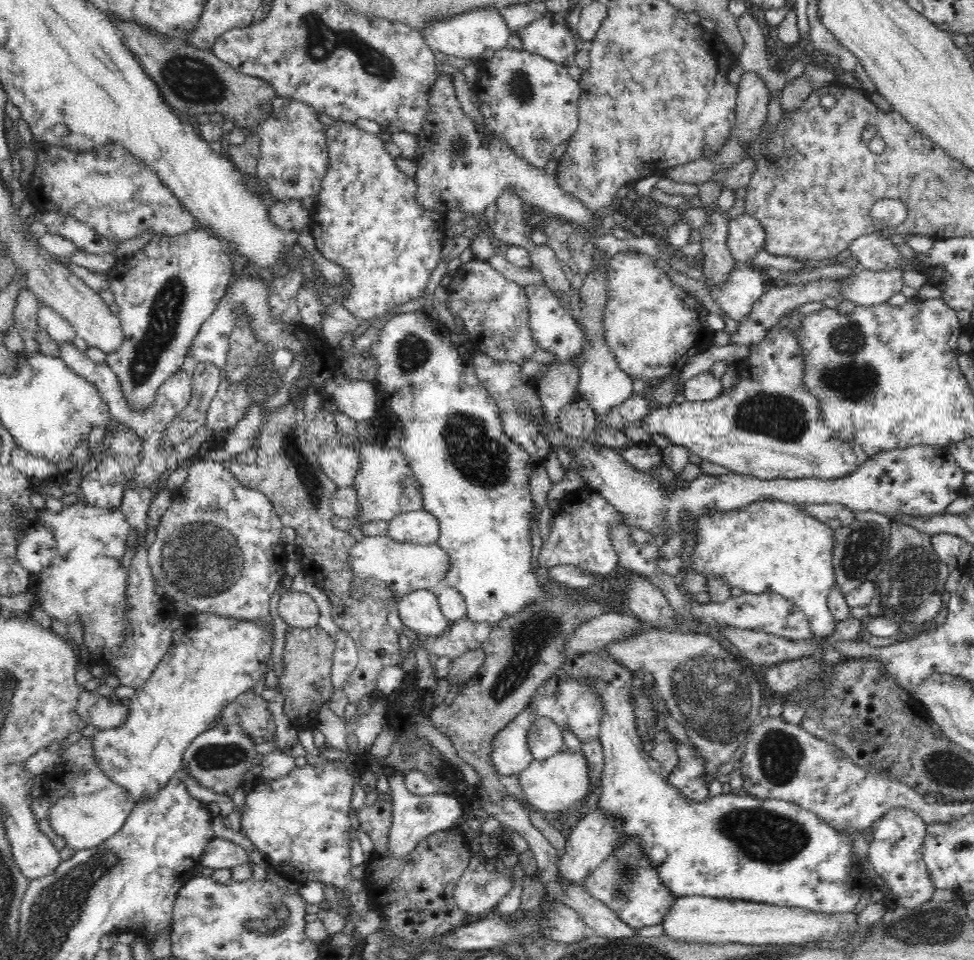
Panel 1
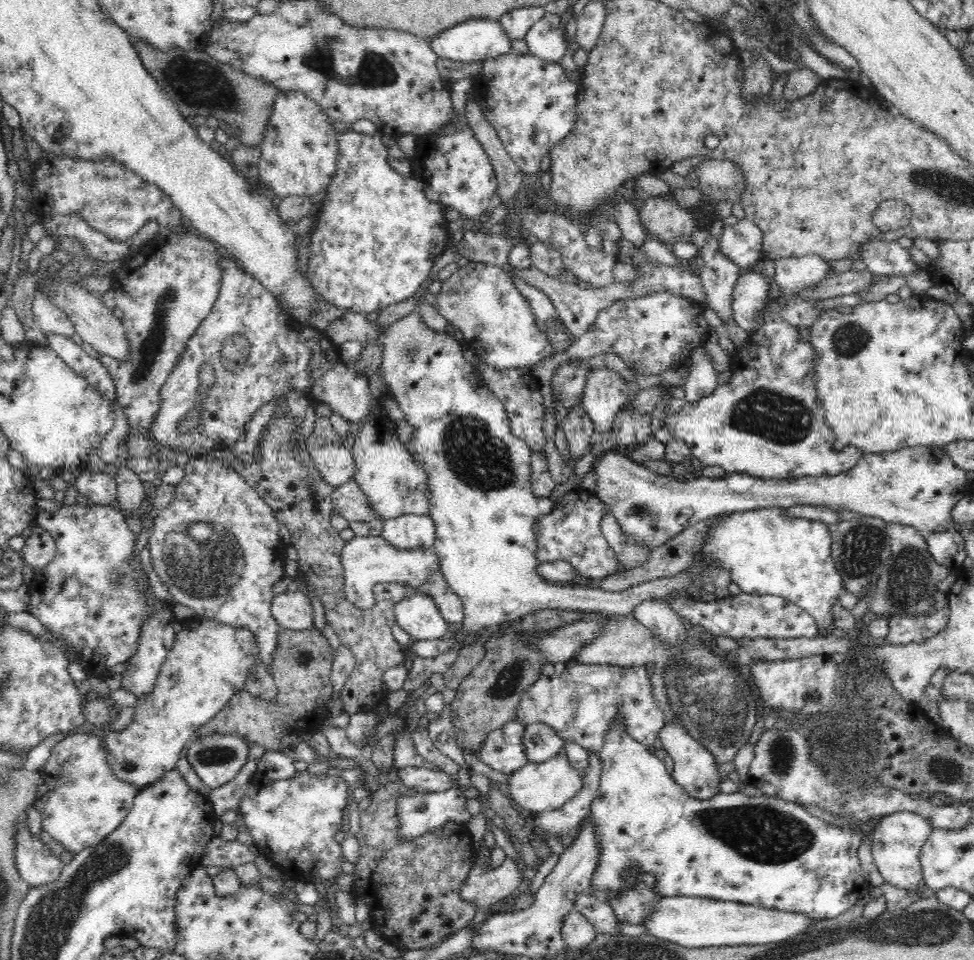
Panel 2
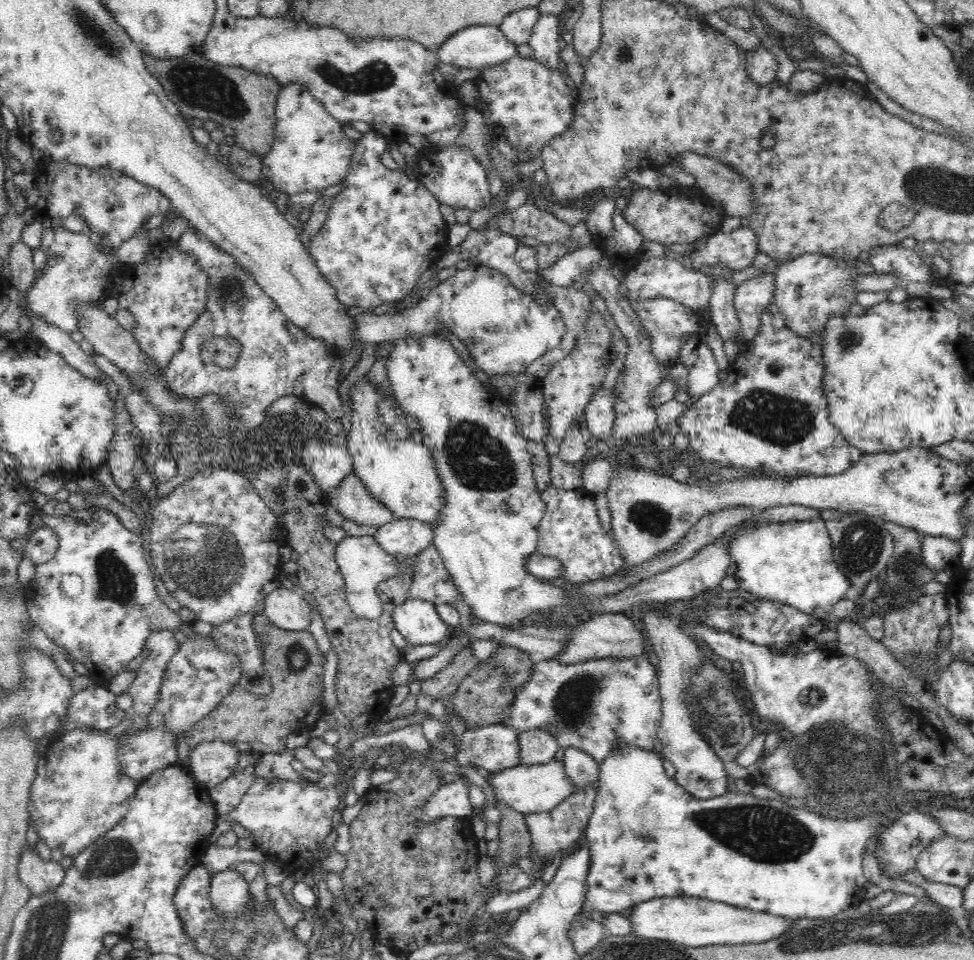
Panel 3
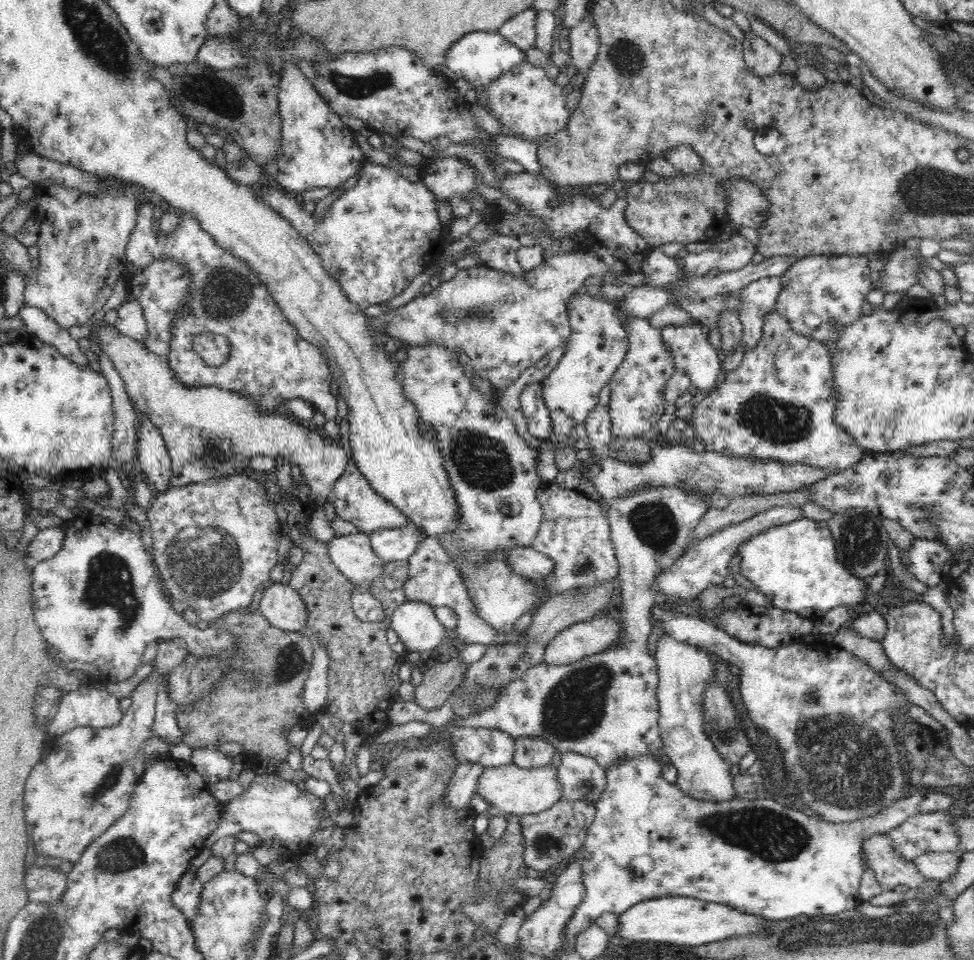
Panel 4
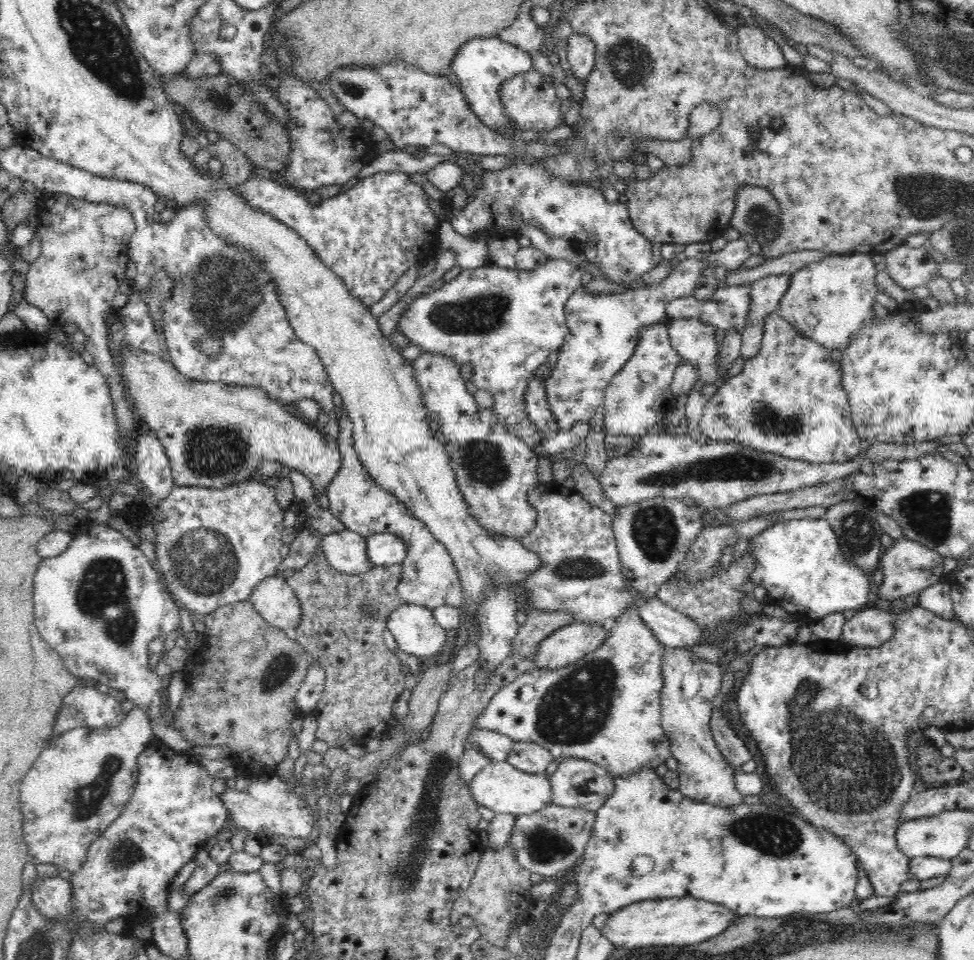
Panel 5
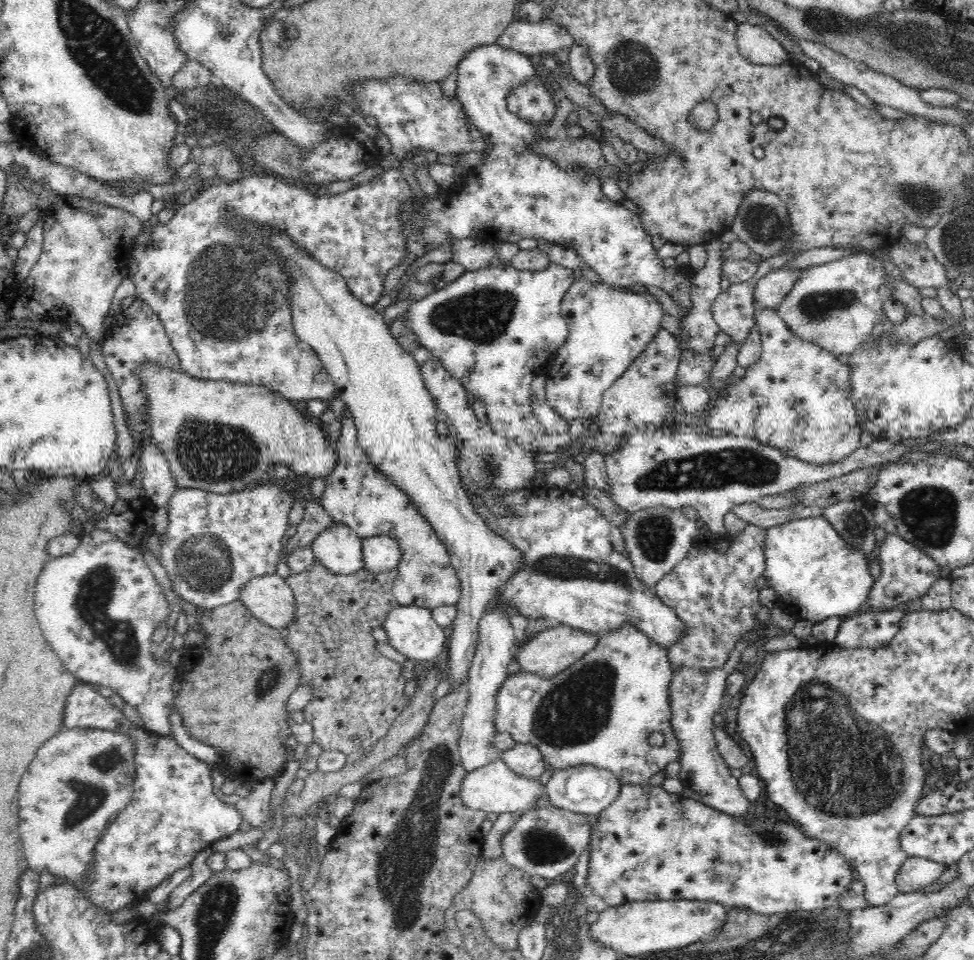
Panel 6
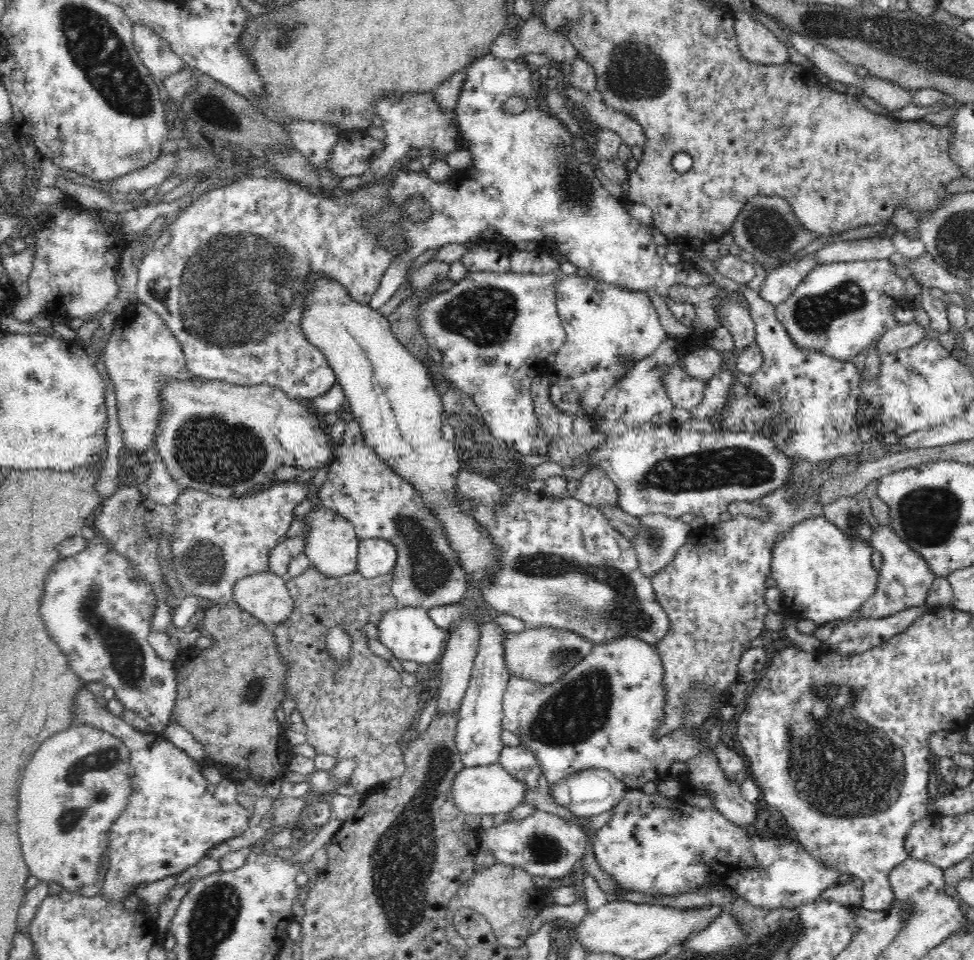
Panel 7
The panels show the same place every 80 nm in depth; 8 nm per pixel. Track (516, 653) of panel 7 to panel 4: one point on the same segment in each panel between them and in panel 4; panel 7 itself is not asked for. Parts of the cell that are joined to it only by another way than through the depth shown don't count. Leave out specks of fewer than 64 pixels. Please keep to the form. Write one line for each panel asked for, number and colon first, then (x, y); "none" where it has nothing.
4: (582, 640)
5: (563, 647)
6: (547, 654)

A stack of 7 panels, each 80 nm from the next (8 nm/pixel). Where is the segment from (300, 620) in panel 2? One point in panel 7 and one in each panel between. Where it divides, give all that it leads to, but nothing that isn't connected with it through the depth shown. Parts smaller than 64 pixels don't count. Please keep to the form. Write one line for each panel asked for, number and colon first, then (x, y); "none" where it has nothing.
3: (285, 607)
4: (281, 605)
5: (273, 598)
6: (269, 598)
7: (265, 595)

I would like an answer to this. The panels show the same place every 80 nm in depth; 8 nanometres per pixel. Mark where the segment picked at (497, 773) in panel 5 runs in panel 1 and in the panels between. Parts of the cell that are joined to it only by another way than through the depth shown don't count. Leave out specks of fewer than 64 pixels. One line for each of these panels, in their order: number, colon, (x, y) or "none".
1: (555, 784)
2: (539, 786)
3: (536, 788)
4: (512, 790)

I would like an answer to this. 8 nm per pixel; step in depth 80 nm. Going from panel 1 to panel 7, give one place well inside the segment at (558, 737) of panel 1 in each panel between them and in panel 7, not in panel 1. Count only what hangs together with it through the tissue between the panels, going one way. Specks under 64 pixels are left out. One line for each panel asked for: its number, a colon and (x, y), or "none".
2: (541, 742)
3: (537, 746)
4: (531, 752)
5: (529, 757)
6: (526, 760)
7: (521, 762)

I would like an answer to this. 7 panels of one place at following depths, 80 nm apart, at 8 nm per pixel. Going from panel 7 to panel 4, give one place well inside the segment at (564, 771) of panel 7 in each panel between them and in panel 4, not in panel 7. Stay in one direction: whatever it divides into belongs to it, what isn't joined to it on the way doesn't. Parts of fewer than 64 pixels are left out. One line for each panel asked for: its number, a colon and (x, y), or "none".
4: (605, 706)
5: (606, 708)
6: (601, 711)

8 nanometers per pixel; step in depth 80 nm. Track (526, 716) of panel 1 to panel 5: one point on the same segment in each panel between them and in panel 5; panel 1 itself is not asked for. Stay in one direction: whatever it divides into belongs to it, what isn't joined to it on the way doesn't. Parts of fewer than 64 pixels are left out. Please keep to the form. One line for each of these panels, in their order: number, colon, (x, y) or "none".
2: (503, 750)
3: (495, 748)
4: (491, 747)
5: (497, 747)

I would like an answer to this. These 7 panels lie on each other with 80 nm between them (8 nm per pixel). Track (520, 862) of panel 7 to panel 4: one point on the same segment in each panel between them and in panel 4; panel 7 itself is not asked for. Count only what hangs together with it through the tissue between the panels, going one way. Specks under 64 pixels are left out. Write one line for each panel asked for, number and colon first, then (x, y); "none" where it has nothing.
4: (553, 836)
5: (549, 841)
6: (547, 841)

